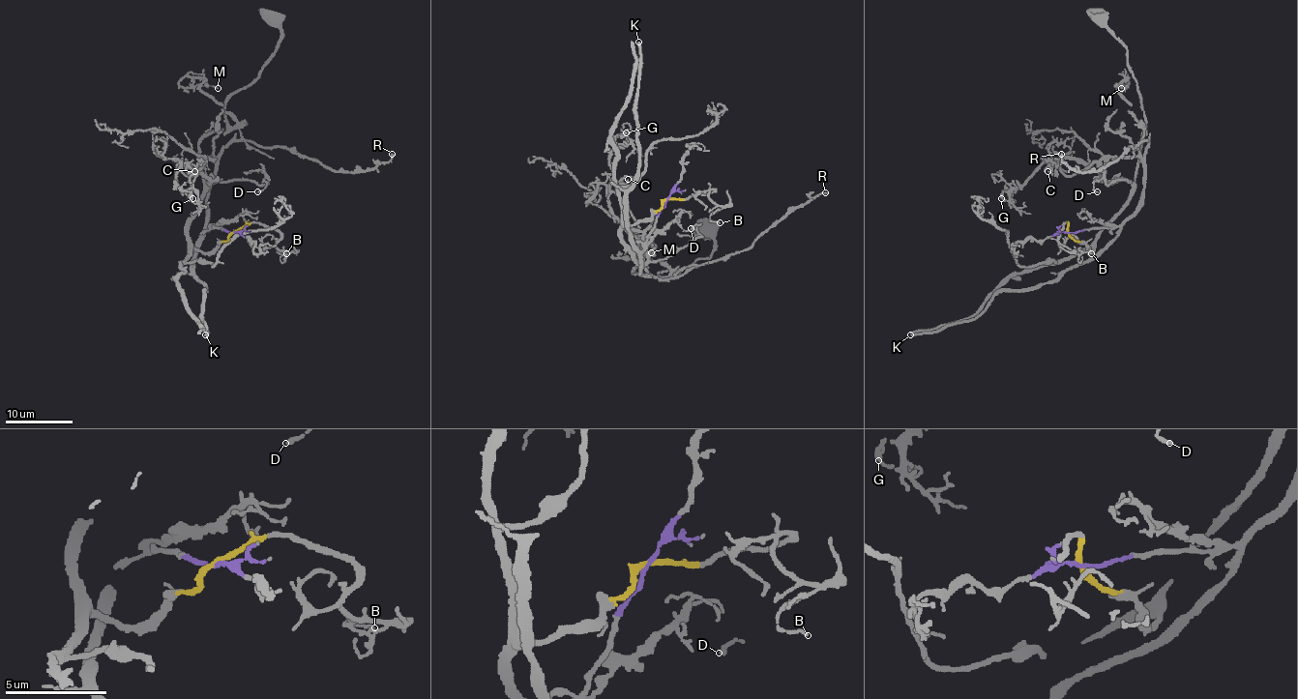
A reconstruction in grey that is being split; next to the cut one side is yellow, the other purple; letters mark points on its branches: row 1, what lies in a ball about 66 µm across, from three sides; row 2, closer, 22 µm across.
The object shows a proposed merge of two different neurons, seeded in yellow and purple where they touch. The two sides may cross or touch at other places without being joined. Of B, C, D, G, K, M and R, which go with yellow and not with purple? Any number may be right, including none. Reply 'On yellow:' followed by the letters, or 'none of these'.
On yellow: B, D, G, M

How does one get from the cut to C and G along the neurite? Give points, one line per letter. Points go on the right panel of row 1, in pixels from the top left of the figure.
C: (1068, 232), (1123, 223), (1139, 200), (1143, 163), (1118, 157), (1075, 175), (1054, 164), (1047, 171)
G: (1068, 232), (1091, 251), (1132, 185), (1105, 182), (1081, 160), (1054, 158), (1000, 198)

